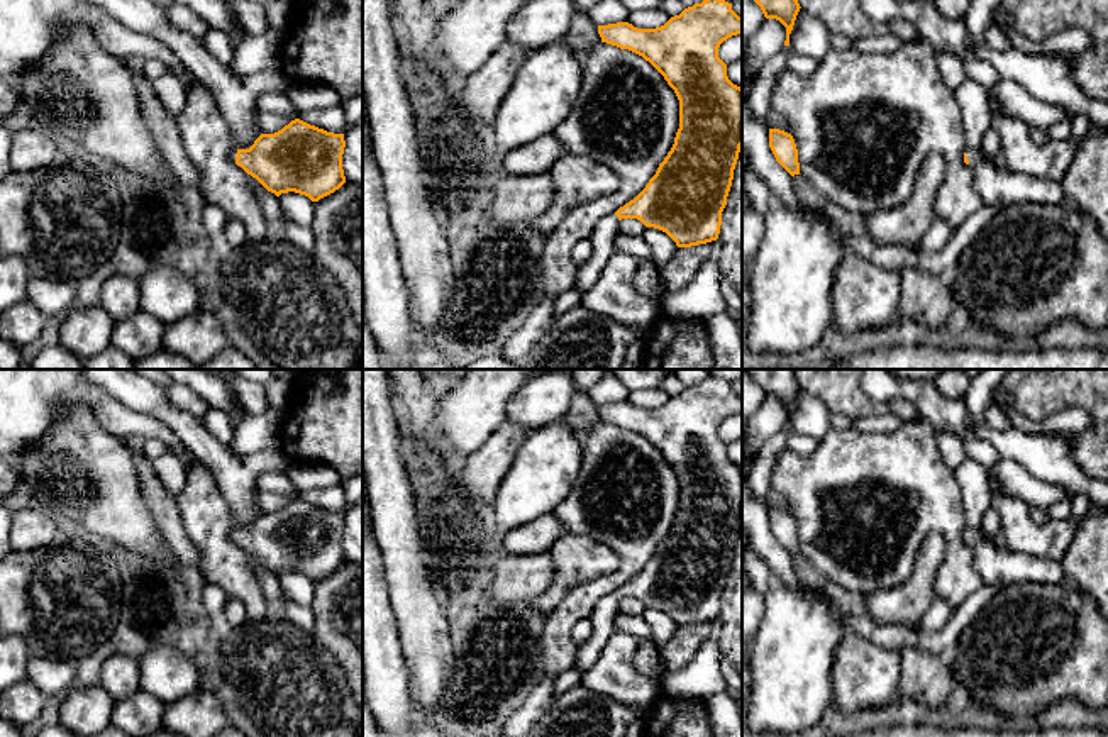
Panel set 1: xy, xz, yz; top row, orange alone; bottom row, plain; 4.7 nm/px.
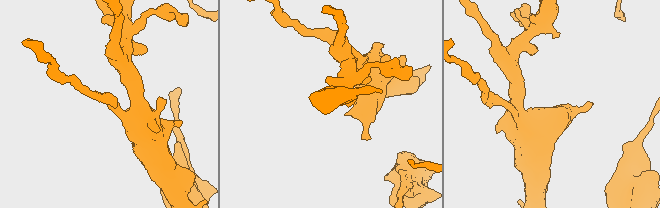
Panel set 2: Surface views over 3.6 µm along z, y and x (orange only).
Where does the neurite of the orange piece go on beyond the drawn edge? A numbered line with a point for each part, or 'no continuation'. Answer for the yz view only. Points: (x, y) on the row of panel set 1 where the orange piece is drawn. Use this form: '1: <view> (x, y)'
1: yz (973, 156)

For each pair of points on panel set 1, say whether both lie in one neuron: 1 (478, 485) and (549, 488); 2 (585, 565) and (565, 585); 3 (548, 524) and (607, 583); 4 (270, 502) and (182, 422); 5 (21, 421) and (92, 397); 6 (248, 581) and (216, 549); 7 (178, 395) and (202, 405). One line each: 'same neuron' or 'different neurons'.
1: different neurons
2: same neuron
3: different neurons
4: different neurons
5: same neuron
6: same neuron
7: same neuron

